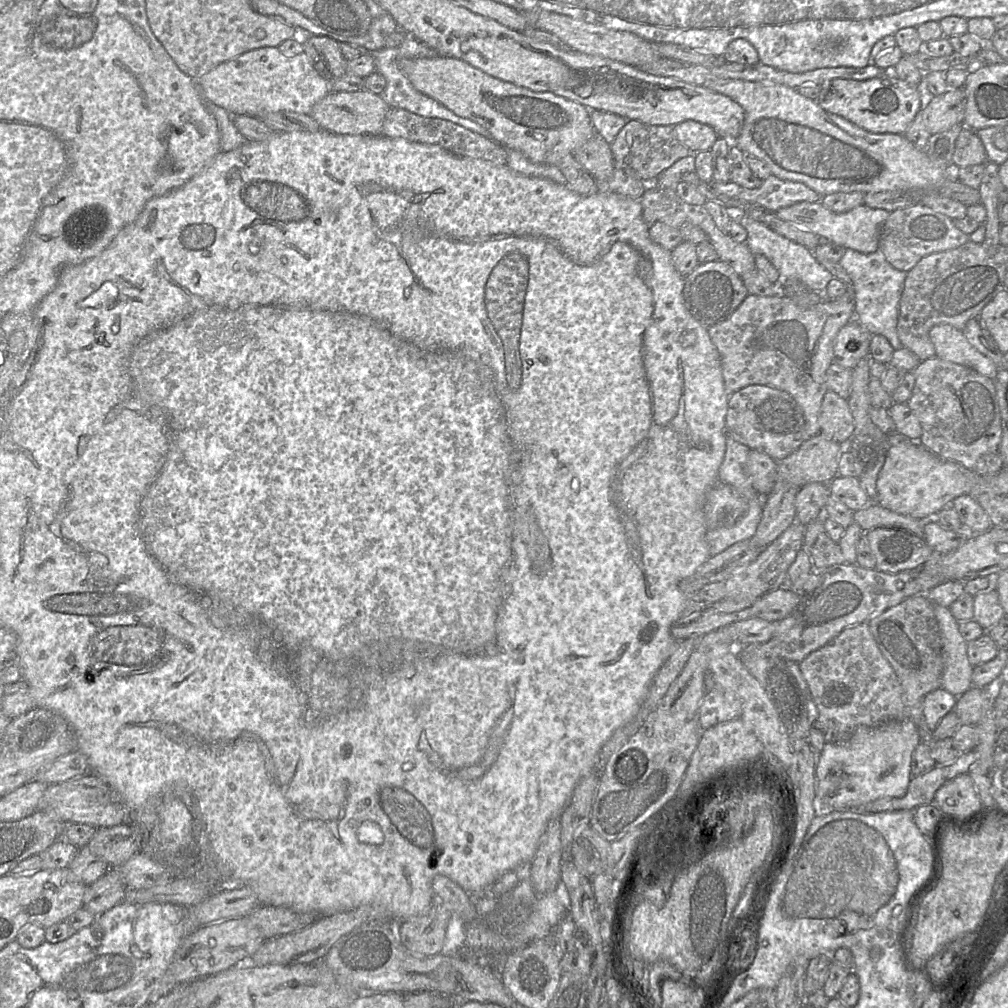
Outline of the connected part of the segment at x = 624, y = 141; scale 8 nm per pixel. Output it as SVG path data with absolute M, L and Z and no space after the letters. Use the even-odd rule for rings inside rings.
M636 120L628 121L610 144L615 167L633 171L645 181L653 181L677 160L689 156L691 151L676 137L672 125L649 125Z

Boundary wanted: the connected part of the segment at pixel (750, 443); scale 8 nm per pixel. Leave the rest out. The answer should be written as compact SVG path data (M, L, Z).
M748 385L730 394L725 424L727 435L750 450L768 454L775 461L786 458L808 439L803 411L794 398L765 385Z

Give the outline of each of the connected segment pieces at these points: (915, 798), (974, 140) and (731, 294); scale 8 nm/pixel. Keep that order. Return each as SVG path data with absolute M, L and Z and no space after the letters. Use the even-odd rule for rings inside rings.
M963 752L950 764L936 764L928 772L911 777L906 793L901 797L884 797L858 808L866 813L911 810L921 805L931 804L936 791L949 780L960 774L968 773L976 760L976 752Z
M967 127L963 128L955 142L952 161L954 167L973 166L988 162L985 147L976 131Z
M717 260L699 264L684 278L682 296L691 316L708 329L729 318L748 296L748 291L734 269L729 264Z

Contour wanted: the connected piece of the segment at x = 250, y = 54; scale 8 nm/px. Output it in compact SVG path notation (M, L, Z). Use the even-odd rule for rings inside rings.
M278 47L247 51L197 79L204 98L234 115L263 116L270 112L290 111L309 114L312 107L331 91L330 79L320 74L305 52L288 57Z

